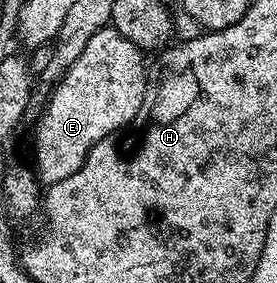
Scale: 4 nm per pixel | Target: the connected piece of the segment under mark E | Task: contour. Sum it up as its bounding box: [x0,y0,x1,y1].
[34,30,150,184]

